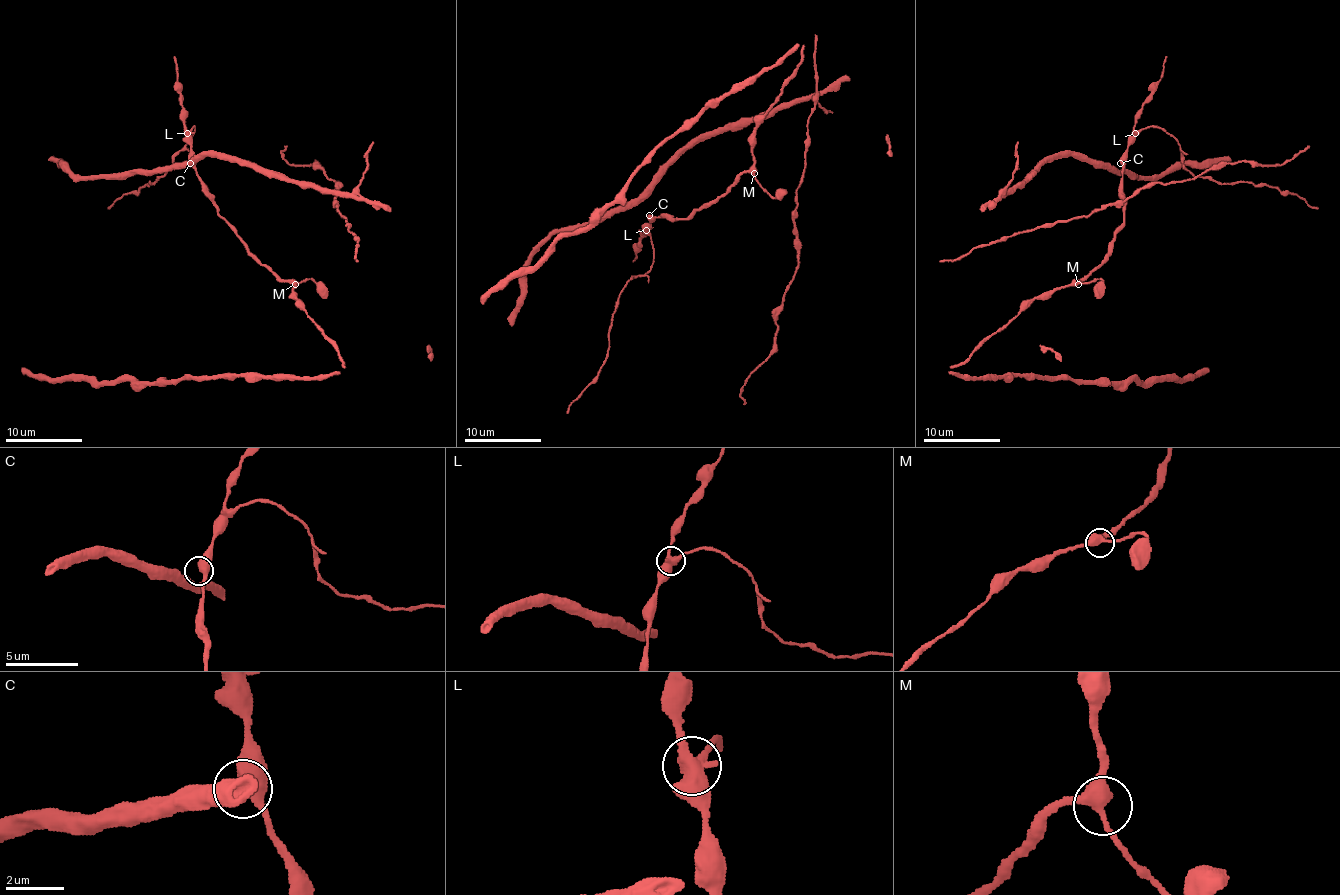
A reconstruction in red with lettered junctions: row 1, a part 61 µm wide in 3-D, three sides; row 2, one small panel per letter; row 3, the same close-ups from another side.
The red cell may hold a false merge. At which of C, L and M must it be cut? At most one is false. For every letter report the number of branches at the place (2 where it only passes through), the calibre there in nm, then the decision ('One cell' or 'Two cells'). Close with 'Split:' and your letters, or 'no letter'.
C: Branches: 2. Thickness 480 nm. One cell
L: Branches: 3. Thickness 460 nm. Two cells
M: Branches: 3. Thickness 380 nm. One cell
Split: L

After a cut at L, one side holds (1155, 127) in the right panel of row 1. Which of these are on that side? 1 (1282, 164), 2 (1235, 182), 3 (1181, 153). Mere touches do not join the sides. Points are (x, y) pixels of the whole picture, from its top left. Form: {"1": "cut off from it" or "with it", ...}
{"1": "cut off from it", "2": "with it", "3": "with it"}

